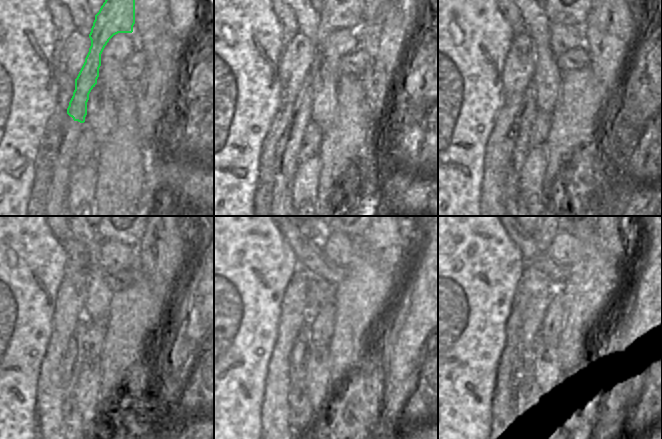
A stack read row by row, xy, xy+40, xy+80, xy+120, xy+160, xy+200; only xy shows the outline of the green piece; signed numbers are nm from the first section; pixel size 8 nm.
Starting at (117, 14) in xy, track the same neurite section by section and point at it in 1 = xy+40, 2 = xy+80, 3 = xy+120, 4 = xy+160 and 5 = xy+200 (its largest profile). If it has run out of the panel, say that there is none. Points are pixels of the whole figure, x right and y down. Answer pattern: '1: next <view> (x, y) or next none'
1: next xy+40 (338, 12)
2: next xy+80 (574, 12)
3: next xy+120 (131, 236)
4: next xy+160 (354, 236)
5: next xy+200 (580, 236)

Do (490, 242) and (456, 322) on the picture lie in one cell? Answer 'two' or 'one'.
one

